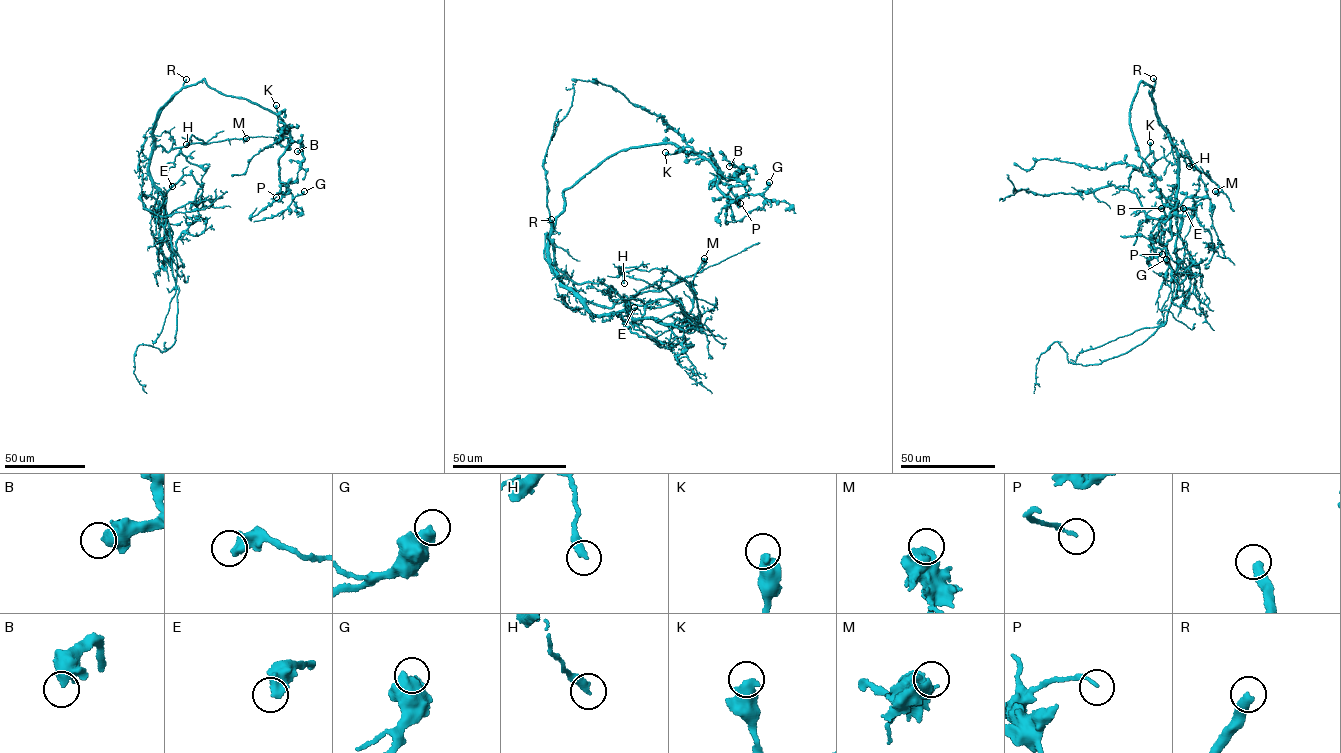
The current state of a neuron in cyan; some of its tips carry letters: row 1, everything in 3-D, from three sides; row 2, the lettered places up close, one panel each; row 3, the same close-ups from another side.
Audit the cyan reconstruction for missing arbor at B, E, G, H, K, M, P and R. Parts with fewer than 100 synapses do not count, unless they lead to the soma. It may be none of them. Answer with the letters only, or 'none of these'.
R

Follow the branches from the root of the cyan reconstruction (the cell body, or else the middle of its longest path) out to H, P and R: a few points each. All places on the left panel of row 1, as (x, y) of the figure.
H: (153, 137), (155, 145), (168, 151), (205, 143), (191, 135), (186, 144)
P: (153, 137), (161, 108), (203, 79), (257, 103), (278, 116), (289, 136), (278, 164), (286, 190), (276, 197)
R: (153, 137), (161, 108), (171, 100), (186, 79)

